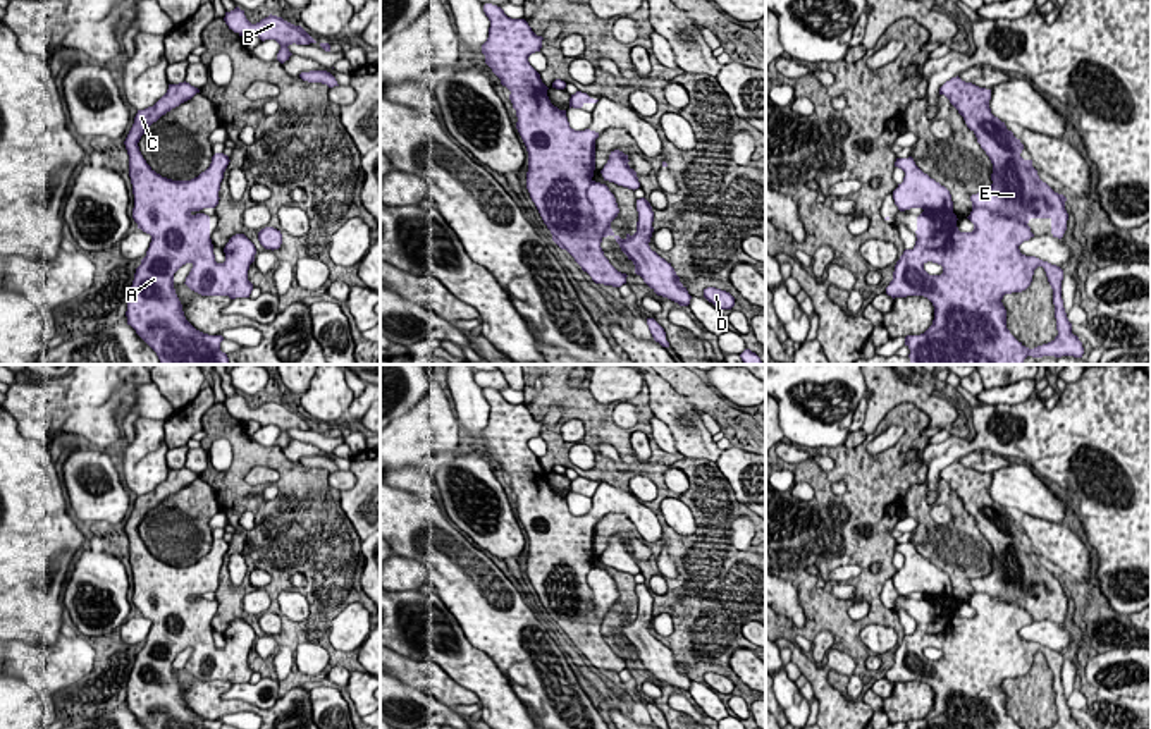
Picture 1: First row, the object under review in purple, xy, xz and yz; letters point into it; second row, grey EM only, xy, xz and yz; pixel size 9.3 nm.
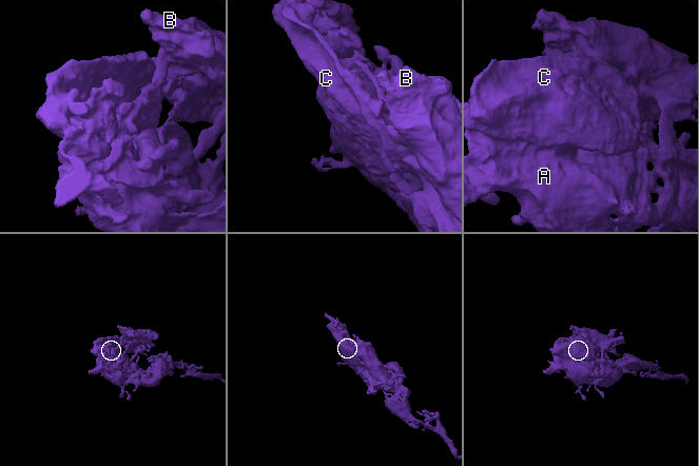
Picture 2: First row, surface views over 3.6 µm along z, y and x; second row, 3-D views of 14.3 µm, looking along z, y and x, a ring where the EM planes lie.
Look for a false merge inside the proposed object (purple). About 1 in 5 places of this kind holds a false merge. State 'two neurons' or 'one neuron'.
one neuron

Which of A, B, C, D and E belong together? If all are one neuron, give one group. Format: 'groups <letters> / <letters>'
groups A B C D E

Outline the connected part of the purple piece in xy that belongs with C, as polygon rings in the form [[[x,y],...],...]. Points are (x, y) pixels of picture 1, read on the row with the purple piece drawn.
[[[186,81],[169,84],[153,107],[138,110],[124,141],[134,194],[132,218],[138,229],[151,236],[129,289],[126,316],[127,325],[157,352],[160,364],[229,364],[220,351],[224,337],[196,330],[184,316],[174,289],[174,273],[182,265],[193,265],[184,284],[201,296],[236,299],[249,297],[253,291],[248,270],[255,261],[255,244],[244,234],[236,234],[224,248],[225,261],[217,263],[210,217],[201,211],[219,205],[229,156],[215,153],[198,177],[172,181],[157,174],[138,146],[153,122],[196,93],[200,89]]]

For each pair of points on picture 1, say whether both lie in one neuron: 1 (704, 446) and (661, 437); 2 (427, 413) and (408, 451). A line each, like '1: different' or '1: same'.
1: different
2: same

